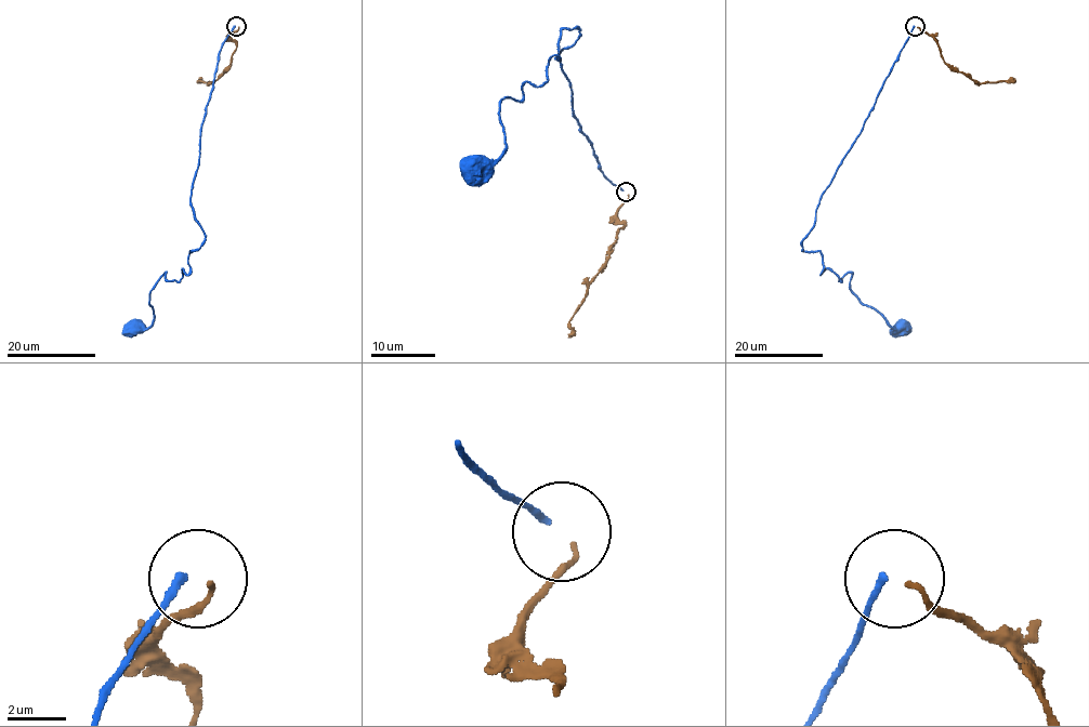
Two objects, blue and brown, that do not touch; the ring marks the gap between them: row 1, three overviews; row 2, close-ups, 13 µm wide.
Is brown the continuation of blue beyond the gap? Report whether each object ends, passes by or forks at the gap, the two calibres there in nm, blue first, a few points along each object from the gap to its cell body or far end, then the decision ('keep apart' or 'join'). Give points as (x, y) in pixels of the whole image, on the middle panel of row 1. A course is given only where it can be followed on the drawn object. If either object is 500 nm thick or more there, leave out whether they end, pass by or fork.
blue ends; brown ends; calibres 260 and 170 nm; course blue (622, 190), (573, 115), (559, 54), (576, 28), (562, 31), (541, 86), (500, 103), (504, 151), (476, 169); course brown (627, 194), (616, 214), (625, 224), (605, 266), (589, 285), (582, 304), (569, 321), (572, 334), (568, 338); keep apart

